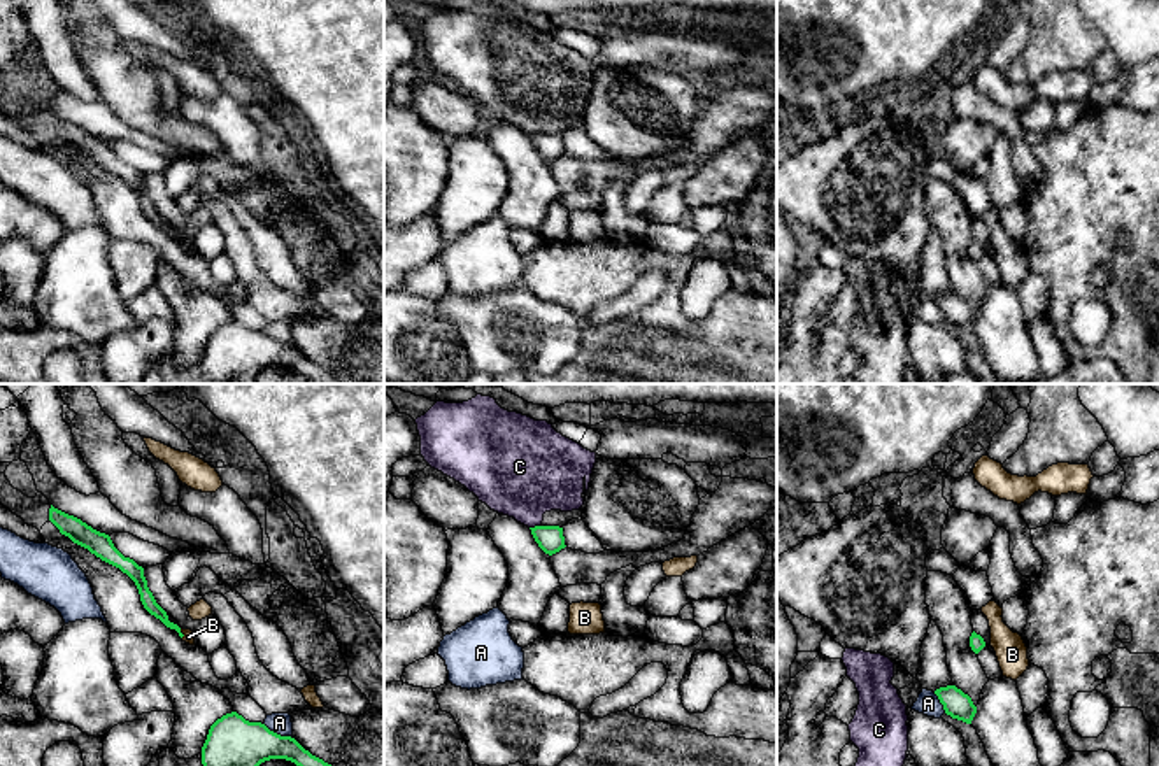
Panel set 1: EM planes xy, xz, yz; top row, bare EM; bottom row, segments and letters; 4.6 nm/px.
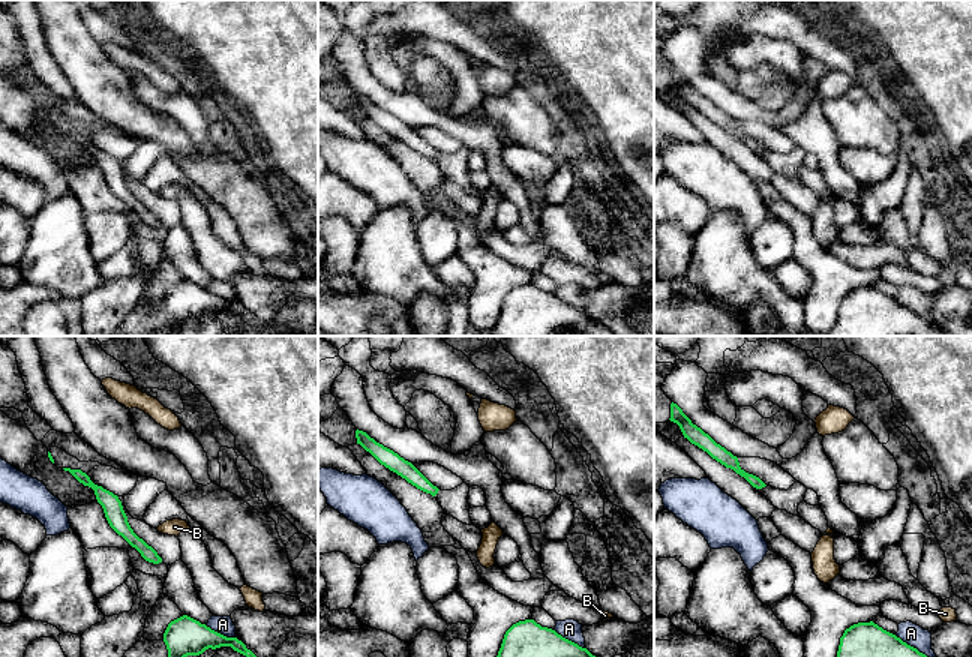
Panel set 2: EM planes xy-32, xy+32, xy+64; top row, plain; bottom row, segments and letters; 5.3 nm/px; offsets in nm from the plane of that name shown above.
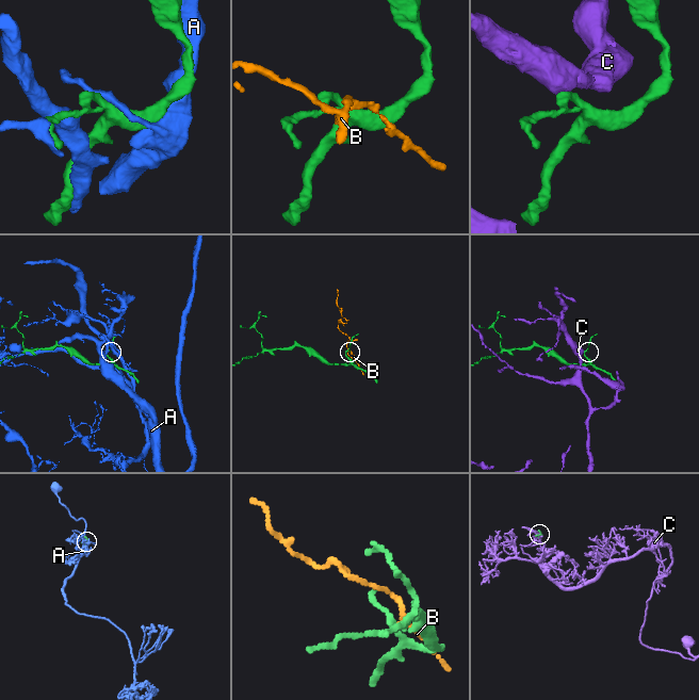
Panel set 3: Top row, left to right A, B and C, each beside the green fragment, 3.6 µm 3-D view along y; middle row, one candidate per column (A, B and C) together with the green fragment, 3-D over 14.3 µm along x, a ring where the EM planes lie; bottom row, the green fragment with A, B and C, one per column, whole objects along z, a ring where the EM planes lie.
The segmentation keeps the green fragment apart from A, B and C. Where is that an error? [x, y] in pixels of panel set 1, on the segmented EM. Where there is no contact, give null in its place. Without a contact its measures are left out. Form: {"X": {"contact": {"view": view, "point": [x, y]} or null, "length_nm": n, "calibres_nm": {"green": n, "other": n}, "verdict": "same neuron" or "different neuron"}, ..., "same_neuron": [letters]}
{"A": {"contact": {"view": "xy", "point": [276, 733]}, "length_nm": 150, "calibres_nm": {"green": 240, "other": 100}, "verdict": "different neuron"}, "B": {"contact": {"view": "xy", "point": [181, 633]}, "length_nm": 50, "calibres_nm": {"green": 70, "other": 50}, "verdict": "different neuron"}, "C": {"contact": {"view": "xz", "point": [535, 526]}, "length_nm": 50, "calibres_nm": {"green": 120, "other": 400}, "verdict": "different neuron"}, "same_neuron": []}

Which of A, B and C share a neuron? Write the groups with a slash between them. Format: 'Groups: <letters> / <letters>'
Groups: A / B / C

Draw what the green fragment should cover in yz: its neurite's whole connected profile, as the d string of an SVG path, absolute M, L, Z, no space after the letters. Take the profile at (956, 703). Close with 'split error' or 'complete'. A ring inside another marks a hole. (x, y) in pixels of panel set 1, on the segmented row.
M956 685L940 687L935 691L940 703L943 705L943 710L952 719L963 720L966 724L971 724L977 706L973 705L971 698L964 694Z; complete

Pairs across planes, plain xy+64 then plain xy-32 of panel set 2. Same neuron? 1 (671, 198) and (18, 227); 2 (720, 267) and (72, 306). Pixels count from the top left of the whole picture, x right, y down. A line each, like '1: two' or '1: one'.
1: two
2: two

